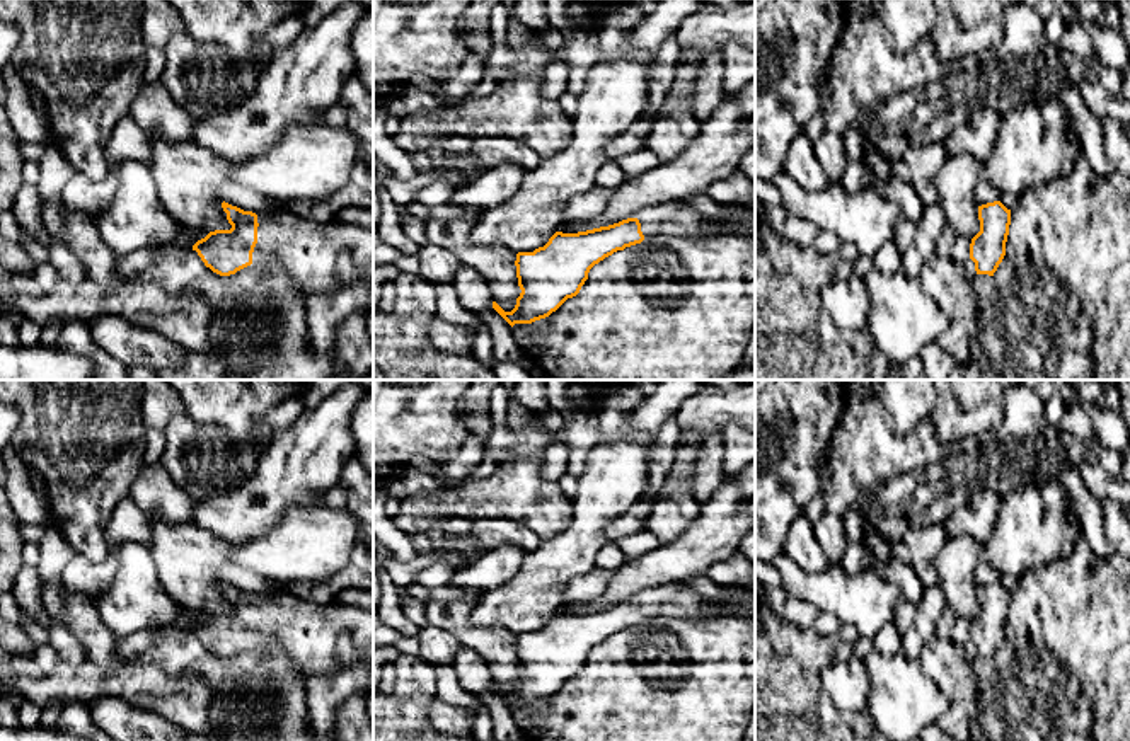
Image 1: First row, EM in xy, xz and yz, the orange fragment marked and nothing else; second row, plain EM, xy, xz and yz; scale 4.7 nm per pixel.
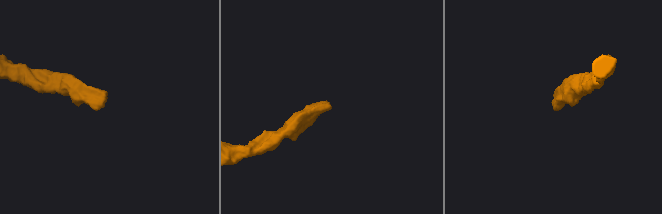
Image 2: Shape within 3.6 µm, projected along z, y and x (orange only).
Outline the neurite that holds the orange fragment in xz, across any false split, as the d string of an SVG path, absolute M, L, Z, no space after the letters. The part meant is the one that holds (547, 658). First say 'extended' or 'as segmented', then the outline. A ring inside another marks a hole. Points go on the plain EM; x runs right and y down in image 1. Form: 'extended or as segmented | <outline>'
extended | M685 583L646 591L637 600L578 615L556 613L544 629L516 635L516 659L522 671L511 693L496 683L493 690L513 709L549 698L568 680L579 675L590 651L617 632L641 625L653 617L704 618L736 615L735 601L712 601Z

